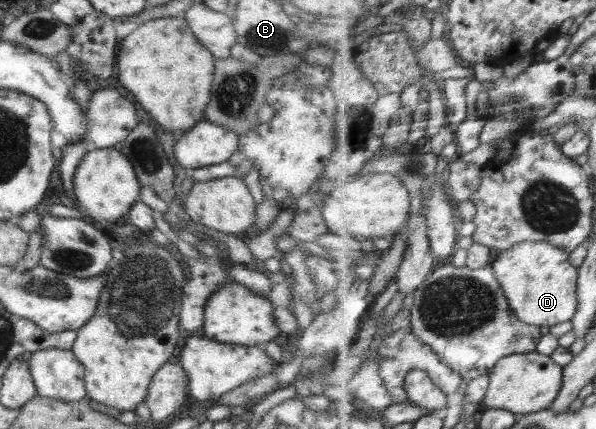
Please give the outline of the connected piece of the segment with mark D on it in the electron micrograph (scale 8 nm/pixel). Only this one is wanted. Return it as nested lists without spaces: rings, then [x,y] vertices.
[[[528,241],[496,255],[492,264],[515,315],[536,326],[555,326],[573,321],[580,306],[580,268],[571,261],[571,253],[549,242]]]

